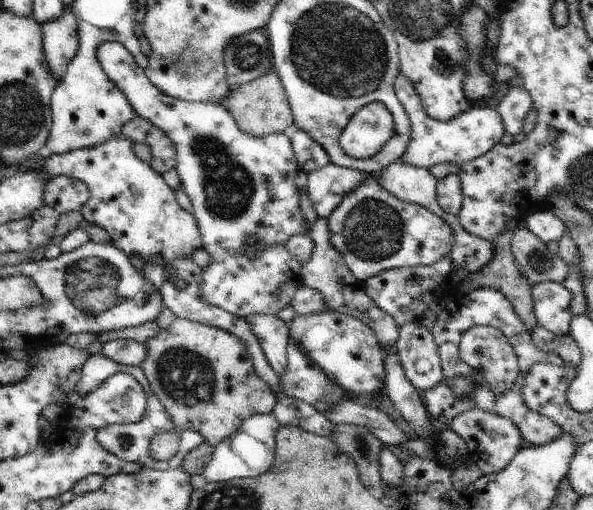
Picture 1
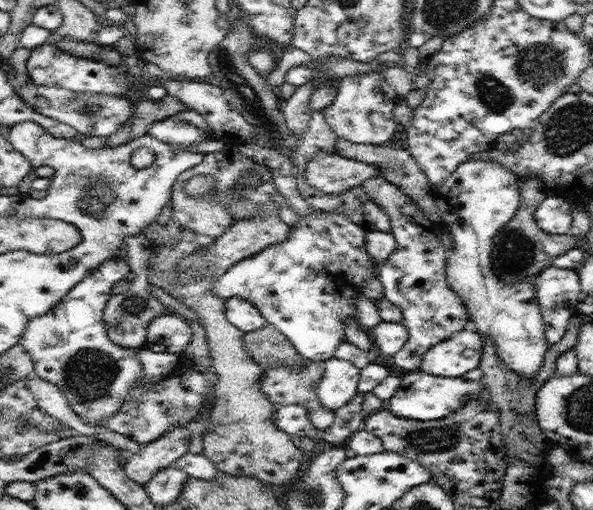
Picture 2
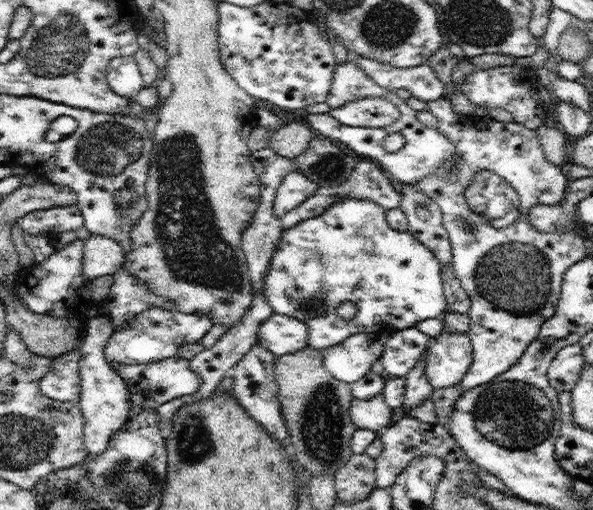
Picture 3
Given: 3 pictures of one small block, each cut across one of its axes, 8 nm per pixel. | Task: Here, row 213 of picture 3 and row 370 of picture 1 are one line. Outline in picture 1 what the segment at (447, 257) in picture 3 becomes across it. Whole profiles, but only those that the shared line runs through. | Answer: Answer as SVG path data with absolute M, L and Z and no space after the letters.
M421 323L404 324L396 348L406 378L422 394L442 382L441 358L431 329Z

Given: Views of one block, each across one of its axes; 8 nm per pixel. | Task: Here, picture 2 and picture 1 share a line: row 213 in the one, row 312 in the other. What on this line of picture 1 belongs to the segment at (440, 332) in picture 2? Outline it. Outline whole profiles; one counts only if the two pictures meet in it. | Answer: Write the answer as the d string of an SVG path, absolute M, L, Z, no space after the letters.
M394 162L376 175L380 186L388 190L392 196L396 196L404 202L422 204L424 208L432 210L449 226L452 226L452 230L456 234L456 242L454 242L452 252L448 256L444 256L442 260L438 260L436 264L388 269L364 281L363 291L370 296L378 308L388 312L399 327L404 326L404 324L421 323L424 312L428 310L432 302L443 303L451 298L455 294L457 284L460 281L464 280L468 274L480 272L490 260L493 260L493 256L496 254L496 246L466 232L456 214L444 212L440 208L438 200L436 200L438 179L430 173L430 170L416 168L416 166L406 164L406 162L400 162L400 164Z

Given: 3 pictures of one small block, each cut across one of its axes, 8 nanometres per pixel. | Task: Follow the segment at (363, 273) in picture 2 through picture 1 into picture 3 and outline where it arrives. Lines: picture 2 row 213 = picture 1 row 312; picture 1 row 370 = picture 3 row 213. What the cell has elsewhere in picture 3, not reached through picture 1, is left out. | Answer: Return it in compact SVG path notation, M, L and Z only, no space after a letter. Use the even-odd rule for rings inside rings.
M340 199L320 216L283 229L279 249L268 267L263 293L274 313L298 317L308 325L308 345L312 348L322 351L361 332L407 329L427 318L443 315L447 310L440 261L408 231L394 230L387 223L385 211L372 200ZM348 300L358 307L352 319L344 319L336 313L337 306Z

